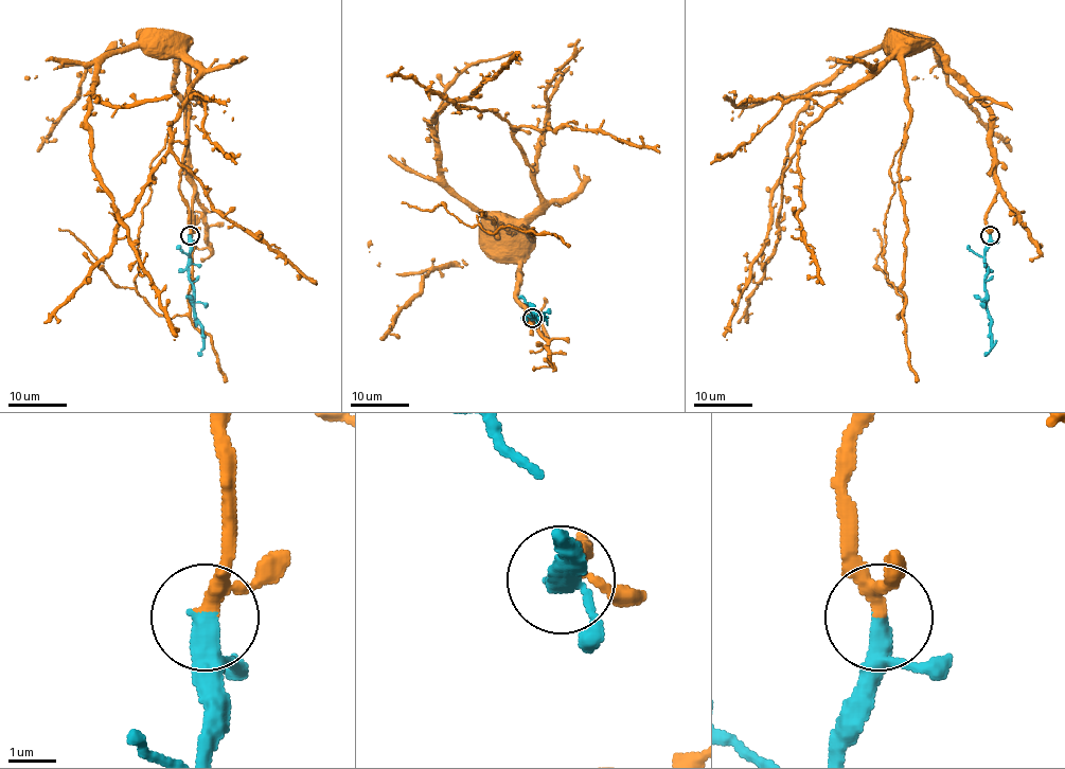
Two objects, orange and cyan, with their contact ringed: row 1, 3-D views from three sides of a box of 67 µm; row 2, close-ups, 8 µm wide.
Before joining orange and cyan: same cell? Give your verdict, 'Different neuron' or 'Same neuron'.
Same neuron

